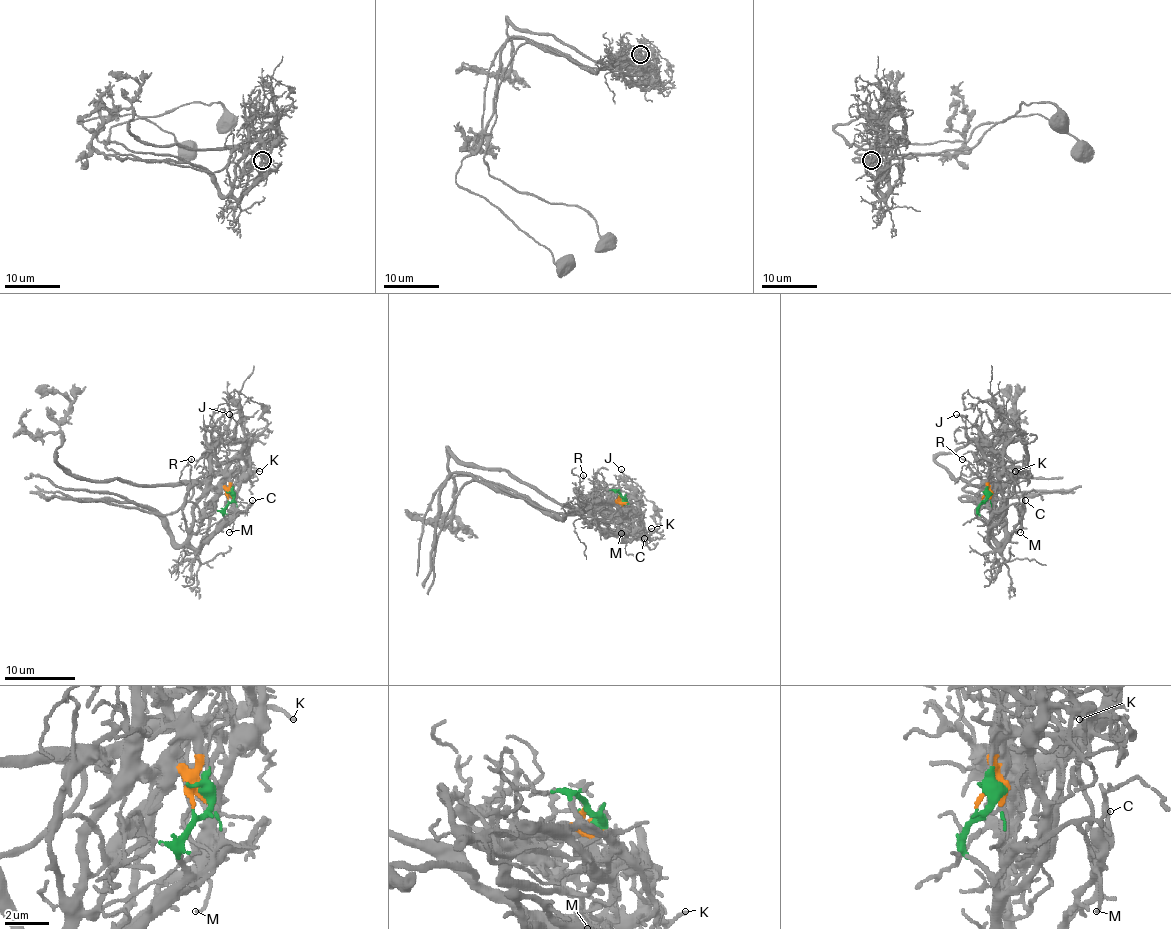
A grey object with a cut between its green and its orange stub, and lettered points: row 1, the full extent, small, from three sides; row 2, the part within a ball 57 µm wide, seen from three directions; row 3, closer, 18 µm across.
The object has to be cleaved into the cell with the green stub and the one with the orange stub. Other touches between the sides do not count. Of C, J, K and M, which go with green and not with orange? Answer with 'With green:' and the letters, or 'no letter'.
With green: C, M

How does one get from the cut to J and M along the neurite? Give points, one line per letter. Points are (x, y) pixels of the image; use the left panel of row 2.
J: (228, 499), (230, 474), (237, 465), (242, 444), (235, 439), (235, 421), (228, 414)
M: (228, 499), (223, 515), (225, 522), (198, 548), (219, 524), (230, 520), (233, 527), (228, 532)

